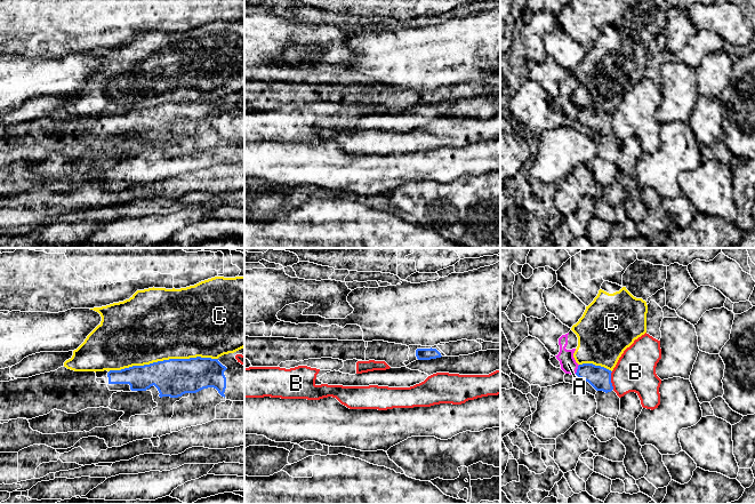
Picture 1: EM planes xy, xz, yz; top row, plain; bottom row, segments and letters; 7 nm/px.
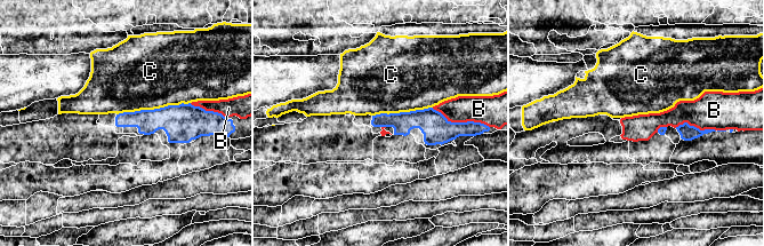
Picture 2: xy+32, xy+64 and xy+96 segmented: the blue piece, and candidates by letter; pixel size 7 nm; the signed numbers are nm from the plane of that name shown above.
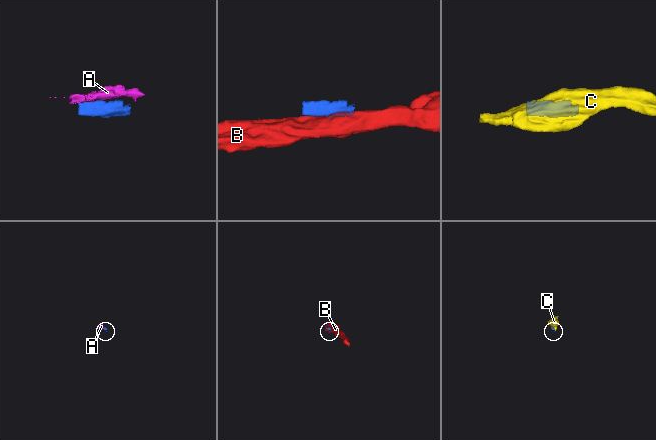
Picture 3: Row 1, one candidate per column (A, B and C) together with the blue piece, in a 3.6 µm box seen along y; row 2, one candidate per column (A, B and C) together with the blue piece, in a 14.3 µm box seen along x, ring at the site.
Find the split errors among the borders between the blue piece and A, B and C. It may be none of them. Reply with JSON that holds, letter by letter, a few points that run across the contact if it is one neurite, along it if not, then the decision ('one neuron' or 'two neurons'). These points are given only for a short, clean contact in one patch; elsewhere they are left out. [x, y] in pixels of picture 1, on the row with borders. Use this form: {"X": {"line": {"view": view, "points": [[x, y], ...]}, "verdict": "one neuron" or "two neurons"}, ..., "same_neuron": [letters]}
{"A": {"line": {"view": "yz", "points": [[579, 365], [575, 374]]}, "verdict": "two neurons"}, "B": {"verdict": "two neurons"}, "C": {"verdict": "two neurons"}, "same_neuron": []}

